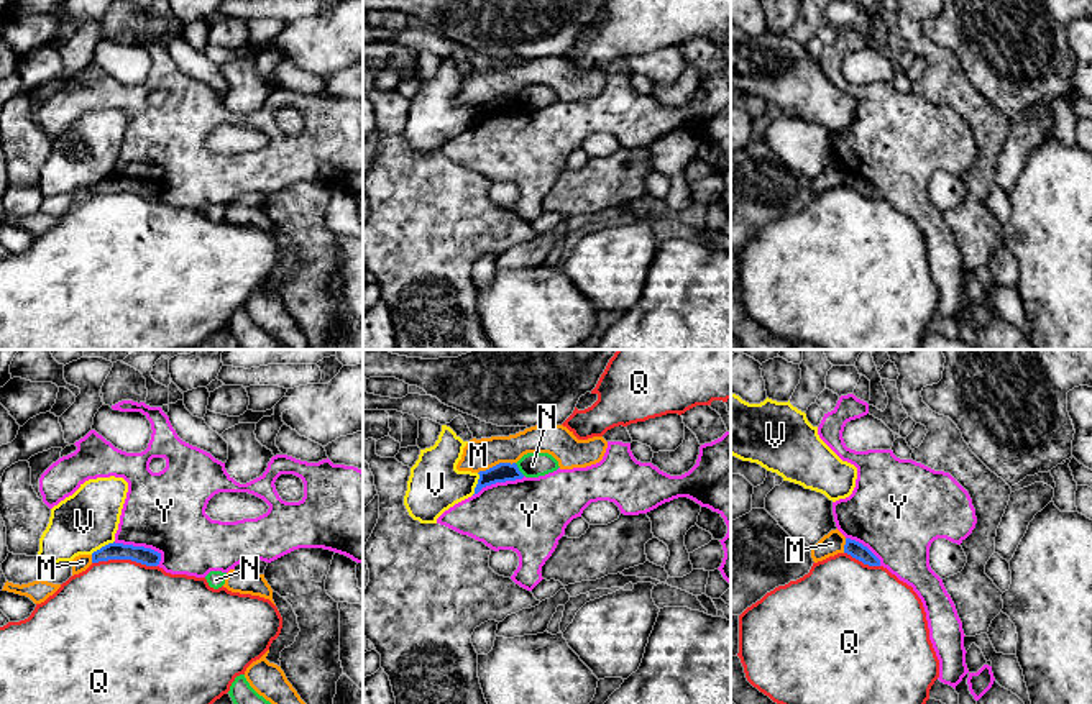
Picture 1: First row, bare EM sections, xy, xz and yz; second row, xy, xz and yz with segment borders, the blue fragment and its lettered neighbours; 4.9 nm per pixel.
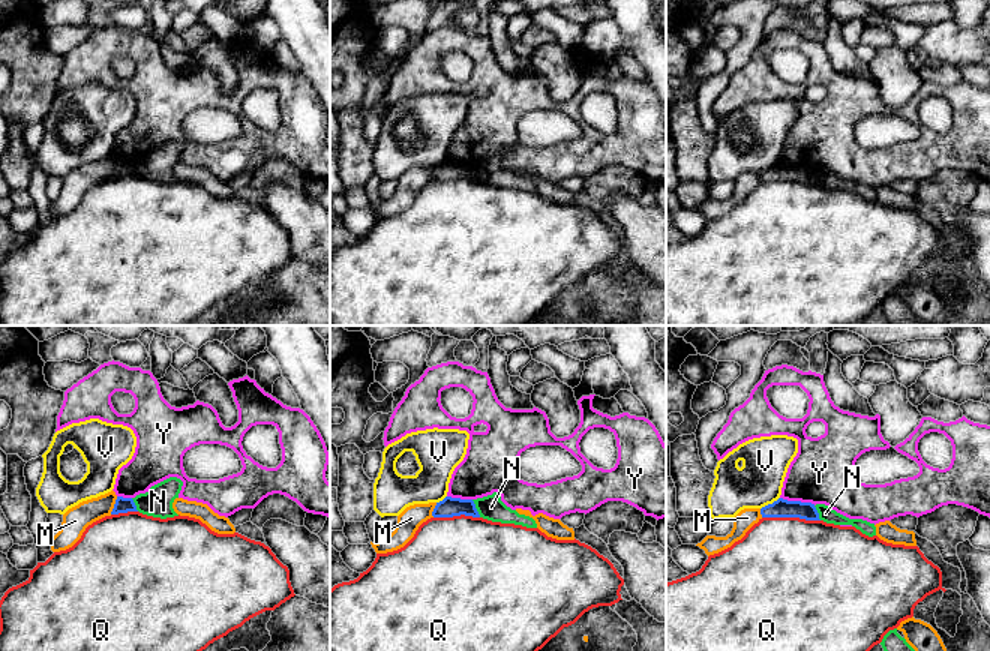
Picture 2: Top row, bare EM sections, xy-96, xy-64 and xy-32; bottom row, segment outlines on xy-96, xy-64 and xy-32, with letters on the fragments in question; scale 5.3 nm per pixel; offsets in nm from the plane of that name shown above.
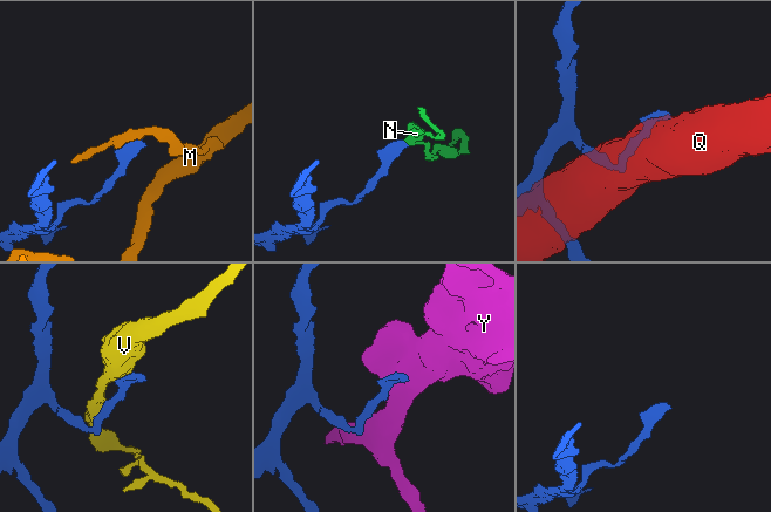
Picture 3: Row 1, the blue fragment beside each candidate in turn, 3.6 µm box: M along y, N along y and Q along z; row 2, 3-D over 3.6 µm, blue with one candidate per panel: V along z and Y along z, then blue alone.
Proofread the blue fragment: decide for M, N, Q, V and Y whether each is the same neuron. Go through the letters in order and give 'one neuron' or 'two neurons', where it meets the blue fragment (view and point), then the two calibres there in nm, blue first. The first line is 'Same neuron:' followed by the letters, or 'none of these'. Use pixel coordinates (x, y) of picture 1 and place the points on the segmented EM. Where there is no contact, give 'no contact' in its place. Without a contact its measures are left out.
Same neuron: none of these
M: two neurons; contact xz (496, 465); calibres 100 and 160 nm
N: two neurons; contact xz (518, 470); calibres 100 and 130 nm
Q: two neurons; contact xy (125, 558); calibres 90 and 500 nm
V: two neurons; contact xy (102, 547); calibres 90 and 300 nm
Y: two neurons; contact xy (140, 547); calibres 90 and 380 nm

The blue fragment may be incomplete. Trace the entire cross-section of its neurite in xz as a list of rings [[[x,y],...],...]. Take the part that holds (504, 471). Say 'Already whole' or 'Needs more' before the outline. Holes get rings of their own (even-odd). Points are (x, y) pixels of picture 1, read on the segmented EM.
Already whole. [[[499,463],[486,471],[479,471],[479,479],[475,487],[475,494],[478,494],[483,487],[496,484],[496,482],[506,482],[506,481],[516,481],[522,479],[524,474],[519,471],[516,463]]]

